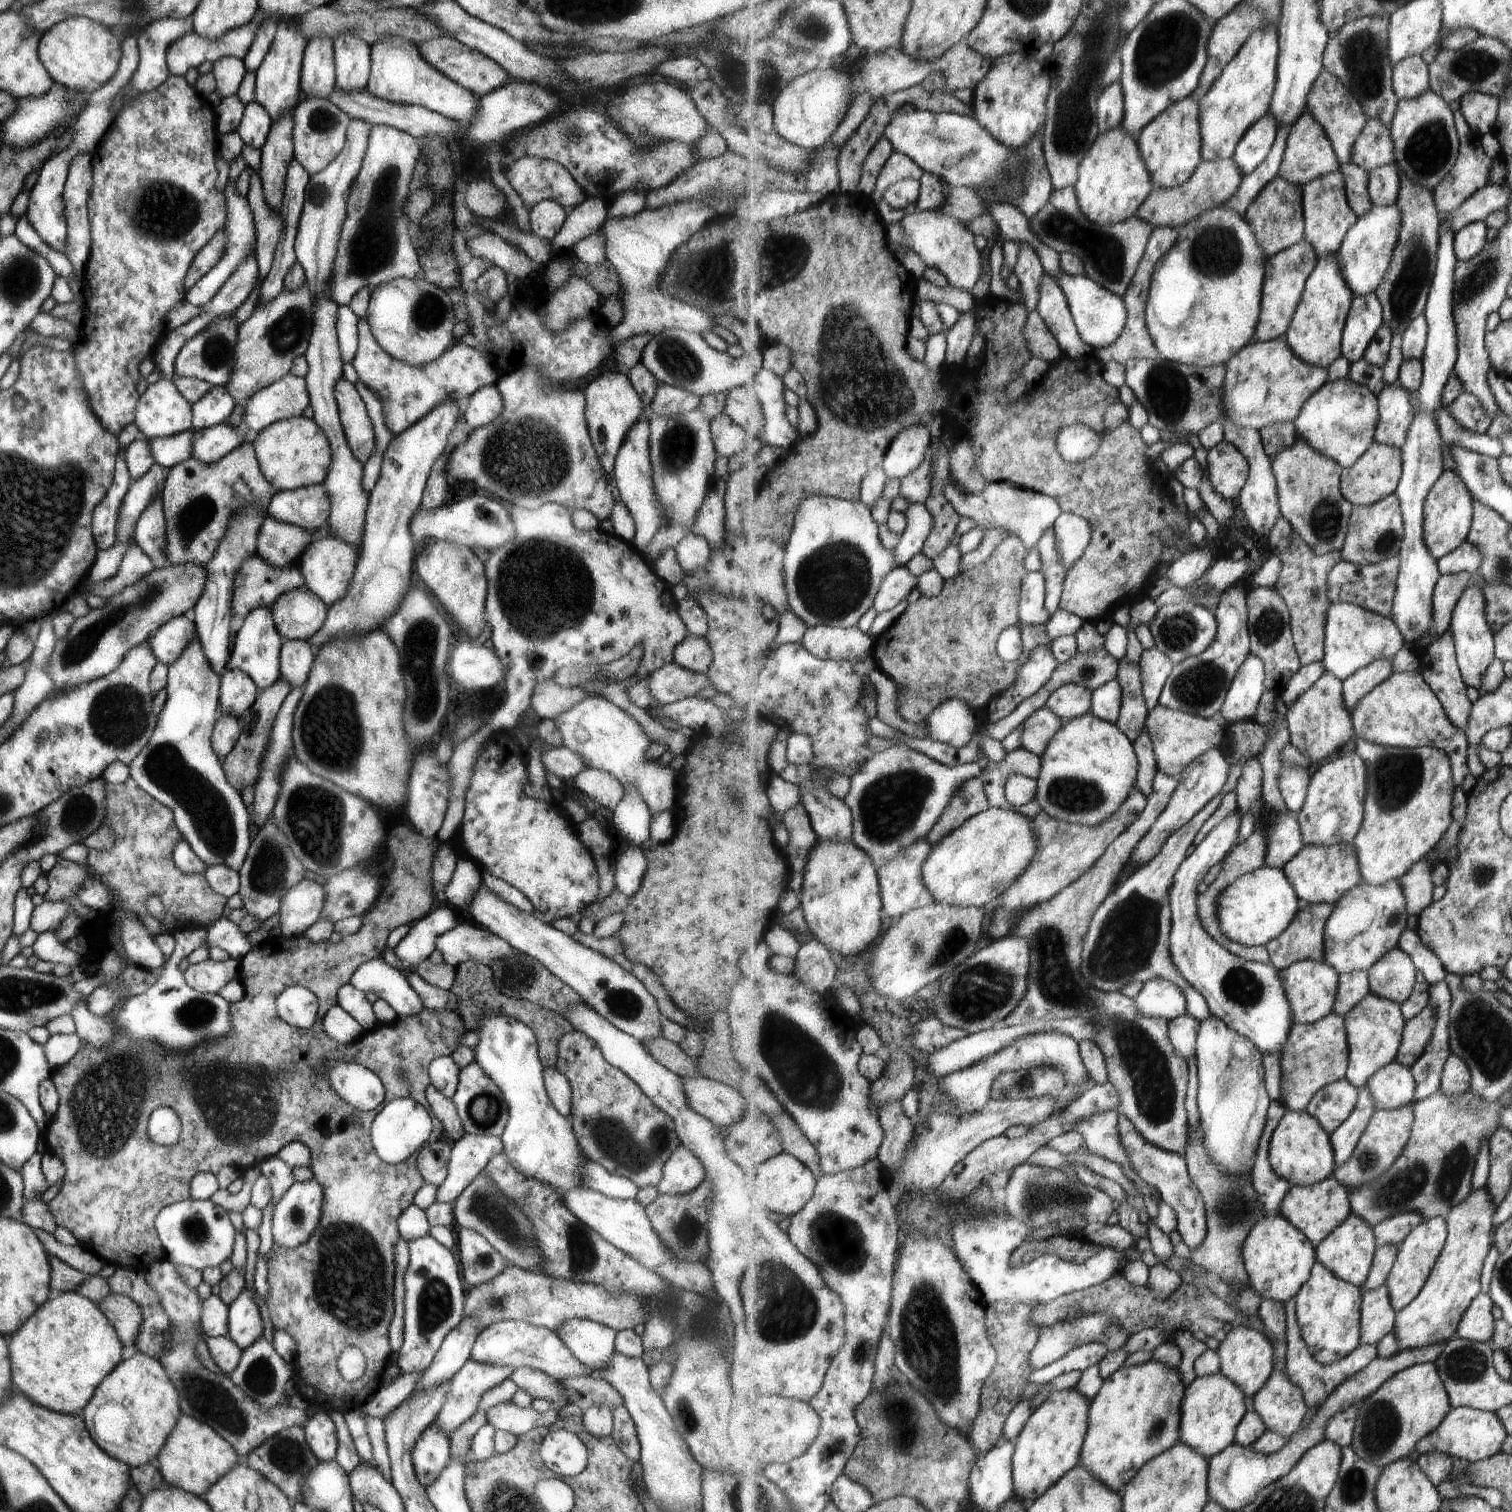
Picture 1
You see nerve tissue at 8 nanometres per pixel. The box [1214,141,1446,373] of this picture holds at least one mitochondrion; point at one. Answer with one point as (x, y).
(1413, 271)

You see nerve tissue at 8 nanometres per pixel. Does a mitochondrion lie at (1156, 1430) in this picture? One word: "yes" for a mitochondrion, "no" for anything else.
yes

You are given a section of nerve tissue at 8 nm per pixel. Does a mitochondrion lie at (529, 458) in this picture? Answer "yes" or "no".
yes

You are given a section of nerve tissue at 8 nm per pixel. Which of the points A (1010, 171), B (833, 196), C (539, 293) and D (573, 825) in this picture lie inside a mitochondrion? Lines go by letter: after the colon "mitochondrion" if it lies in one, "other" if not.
A: mitochondrion
B: other
C: other
D: other

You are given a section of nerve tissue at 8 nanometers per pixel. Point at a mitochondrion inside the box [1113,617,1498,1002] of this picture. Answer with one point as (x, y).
(1397, 775)

